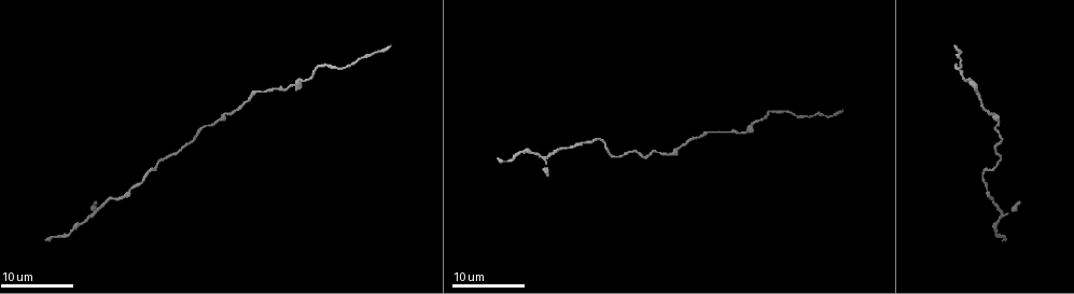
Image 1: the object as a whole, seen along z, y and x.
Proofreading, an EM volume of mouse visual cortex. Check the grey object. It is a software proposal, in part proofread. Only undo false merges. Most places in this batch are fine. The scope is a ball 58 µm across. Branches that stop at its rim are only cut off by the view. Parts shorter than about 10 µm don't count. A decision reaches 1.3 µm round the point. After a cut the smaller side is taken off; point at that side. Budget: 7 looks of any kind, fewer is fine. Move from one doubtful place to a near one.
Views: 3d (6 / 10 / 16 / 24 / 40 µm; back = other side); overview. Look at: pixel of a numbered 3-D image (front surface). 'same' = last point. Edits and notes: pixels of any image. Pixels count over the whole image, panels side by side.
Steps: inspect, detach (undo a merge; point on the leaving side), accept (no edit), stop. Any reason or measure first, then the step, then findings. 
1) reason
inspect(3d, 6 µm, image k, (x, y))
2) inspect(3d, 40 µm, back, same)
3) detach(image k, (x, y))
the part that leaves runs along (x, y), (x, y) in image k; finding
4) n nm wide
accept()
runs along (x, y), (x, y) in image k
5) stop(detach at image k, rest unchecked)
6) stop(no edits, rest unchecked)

thick turns thin
inspect(3d, 16 µm, image 1, (669, 155))

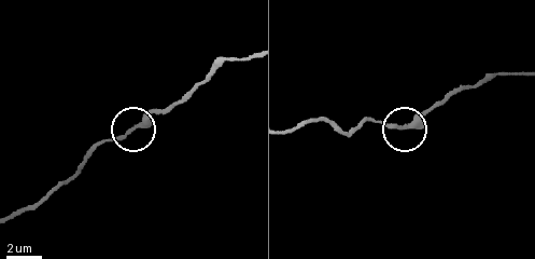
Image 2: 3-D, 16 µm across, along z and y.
inspect(3d, 6 µm, image 2, (406, 125))

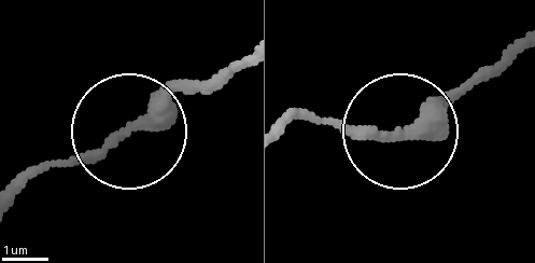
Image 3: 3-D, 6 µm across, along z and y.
310 nm wide
accept()
runs along (65, 160), (108, 152), (220, 71) in image 3; all the same neuron

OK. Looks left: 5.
sudden change in width
inspect(3d, 24 µm, image 1, (967, 78))

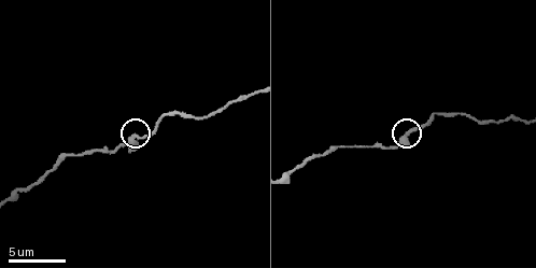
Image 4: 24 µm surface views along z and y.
inspect(3d, 6 µm, image 4, (134, 138))

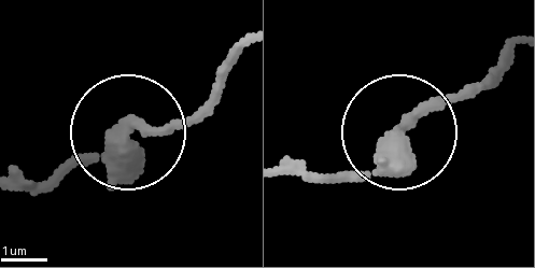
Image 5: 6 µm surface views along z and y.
accept()
one neuron here

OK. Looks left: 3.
calibre changes
inspect(3d, 16 µm, image 1, (570, 145))

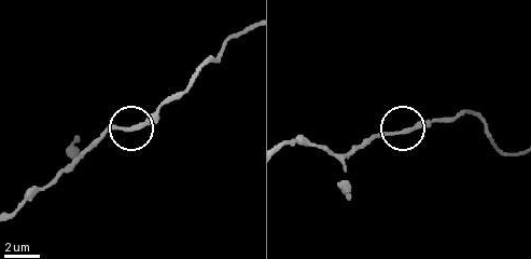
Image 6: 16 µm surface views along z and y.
inspect(3d, 6 µm, image 6, (135, 129))

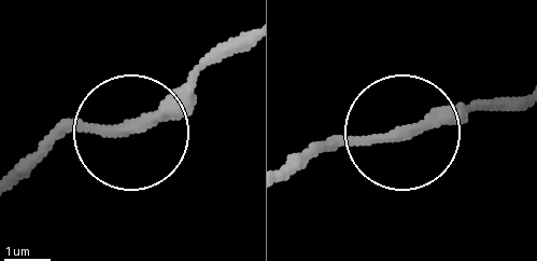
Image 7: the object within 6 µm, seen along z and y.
accept()
runs along (516, 100), (300, 154) in image 7; continuous, no second neuron

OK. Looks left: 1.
stop(no edits, rest unchecked)

